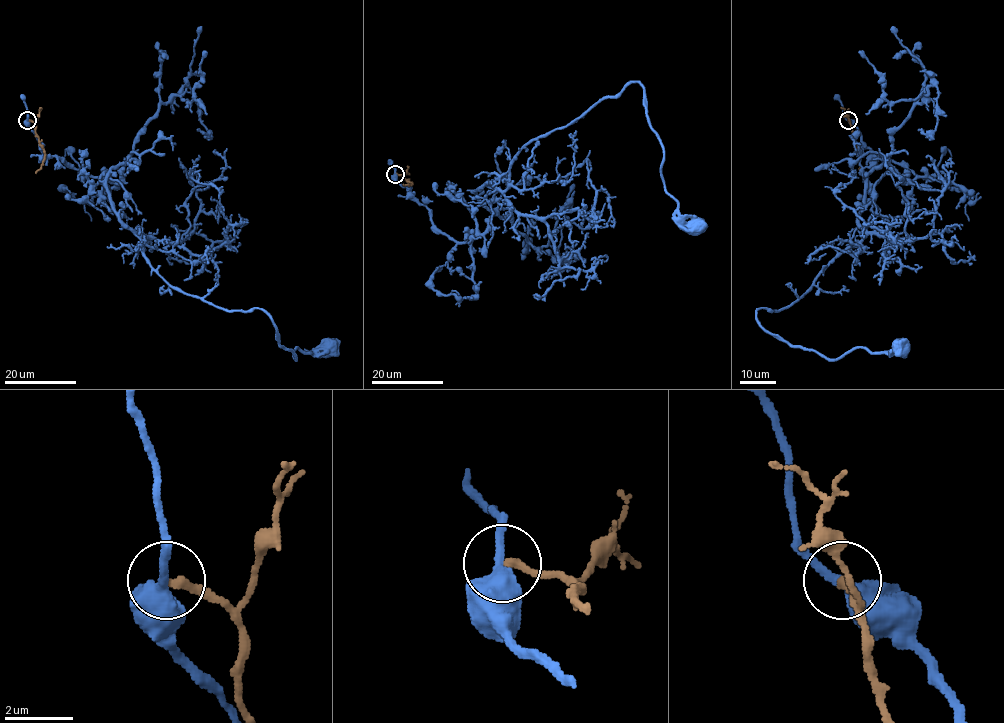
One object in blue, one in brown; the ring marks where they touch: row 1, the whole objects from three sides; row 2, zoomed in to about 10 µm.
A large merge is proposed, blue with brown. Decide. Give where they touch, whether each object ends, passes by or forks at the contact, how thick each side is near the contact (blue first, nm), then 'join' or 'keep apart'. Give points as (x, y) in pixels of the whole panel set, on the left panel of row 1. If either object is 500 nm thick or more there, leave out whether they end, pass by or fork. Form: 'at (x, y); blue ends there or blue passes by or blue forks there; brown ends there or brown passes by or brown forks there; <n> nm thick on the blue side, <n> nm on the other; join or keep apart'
at (27, 120); blue passes by; brown ends there; 360 nm thick on the blue side, 240 nm on the other; keep apart

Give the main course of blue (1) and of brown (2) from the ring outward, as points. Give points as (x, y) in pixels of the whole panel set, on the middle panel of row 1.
1: (395, 173), (469, 242), (487, 183), (505, 190), (531, 140), (638, 82), (665, 190), (696, 228)
2: (395, 173), (412, 184), (403, 184)

